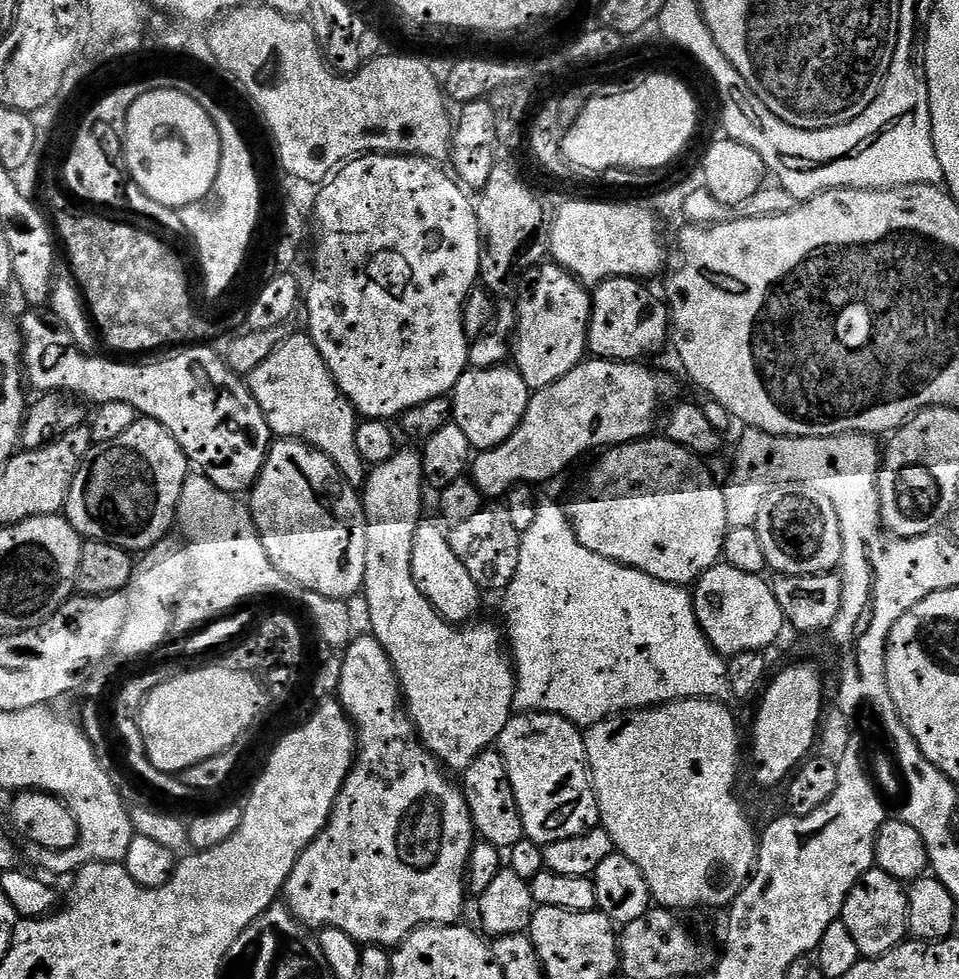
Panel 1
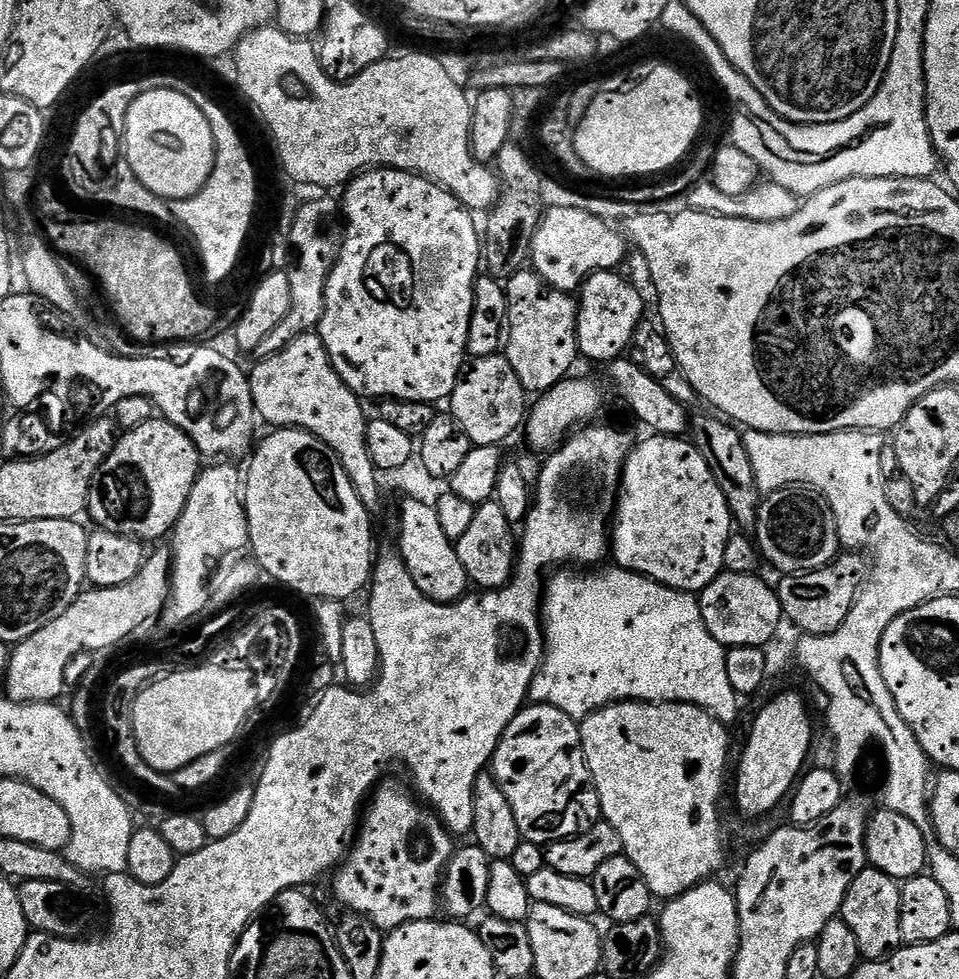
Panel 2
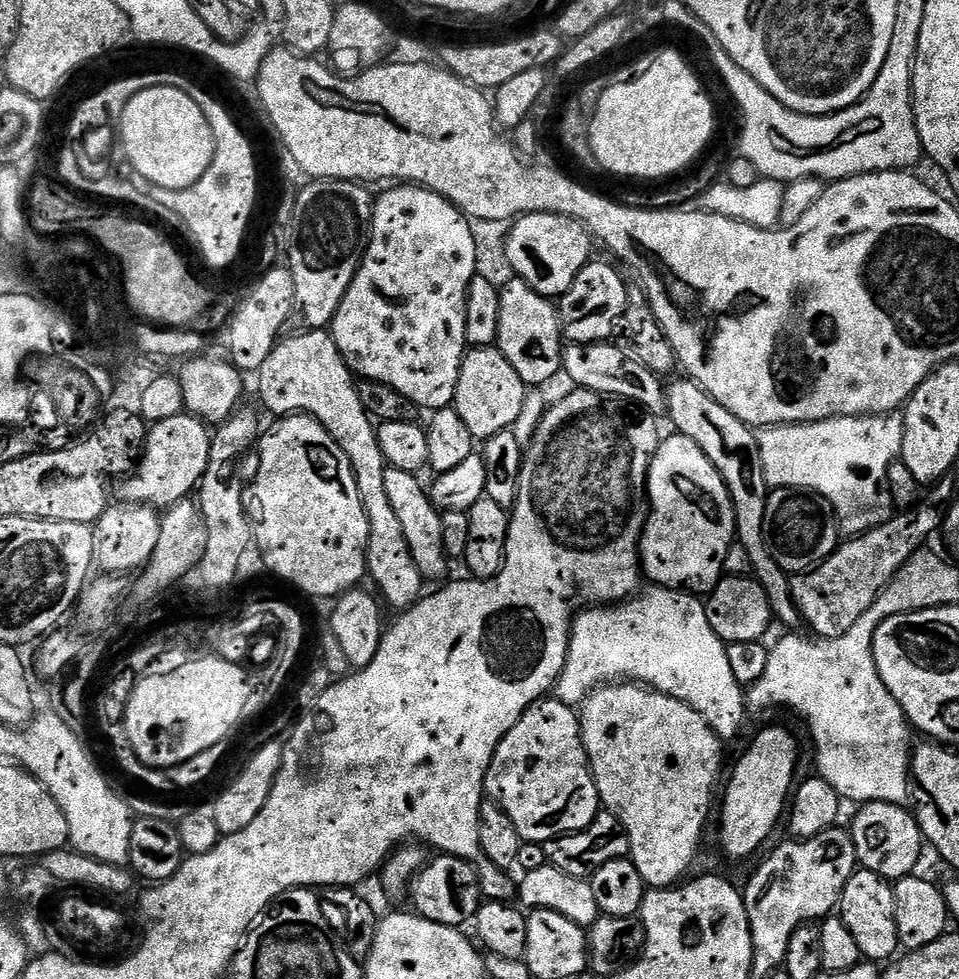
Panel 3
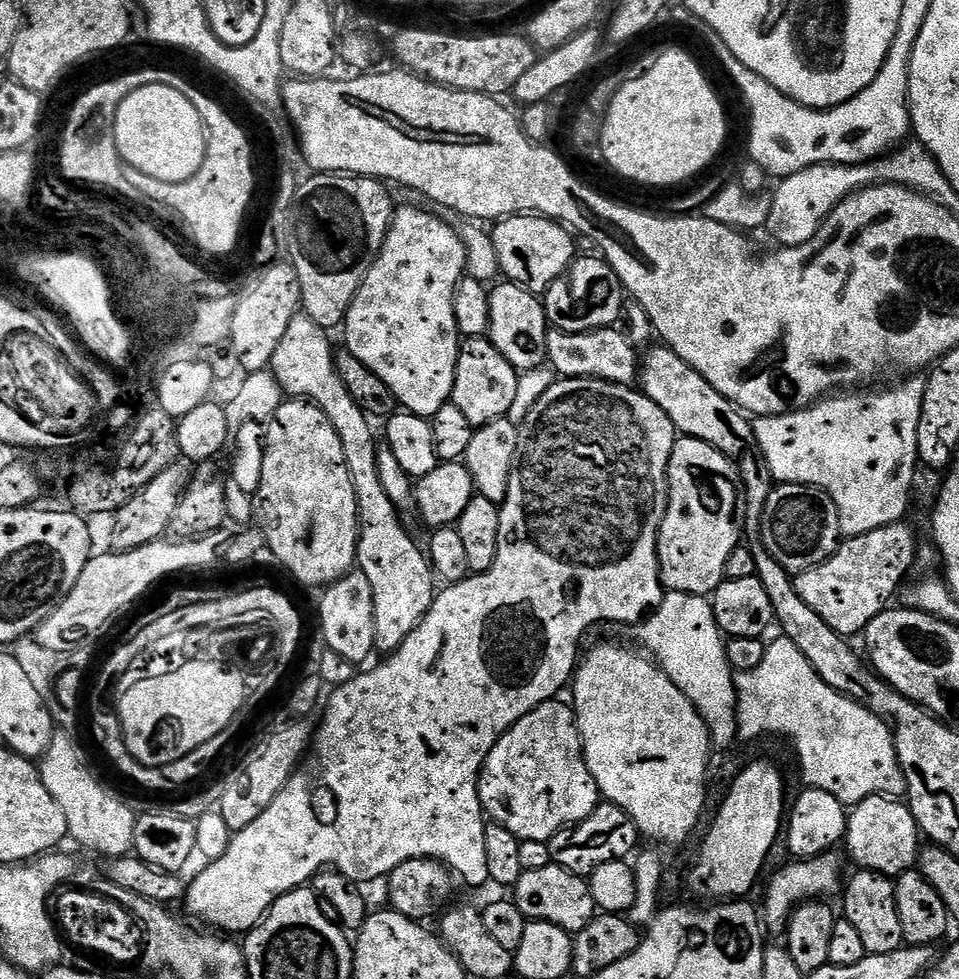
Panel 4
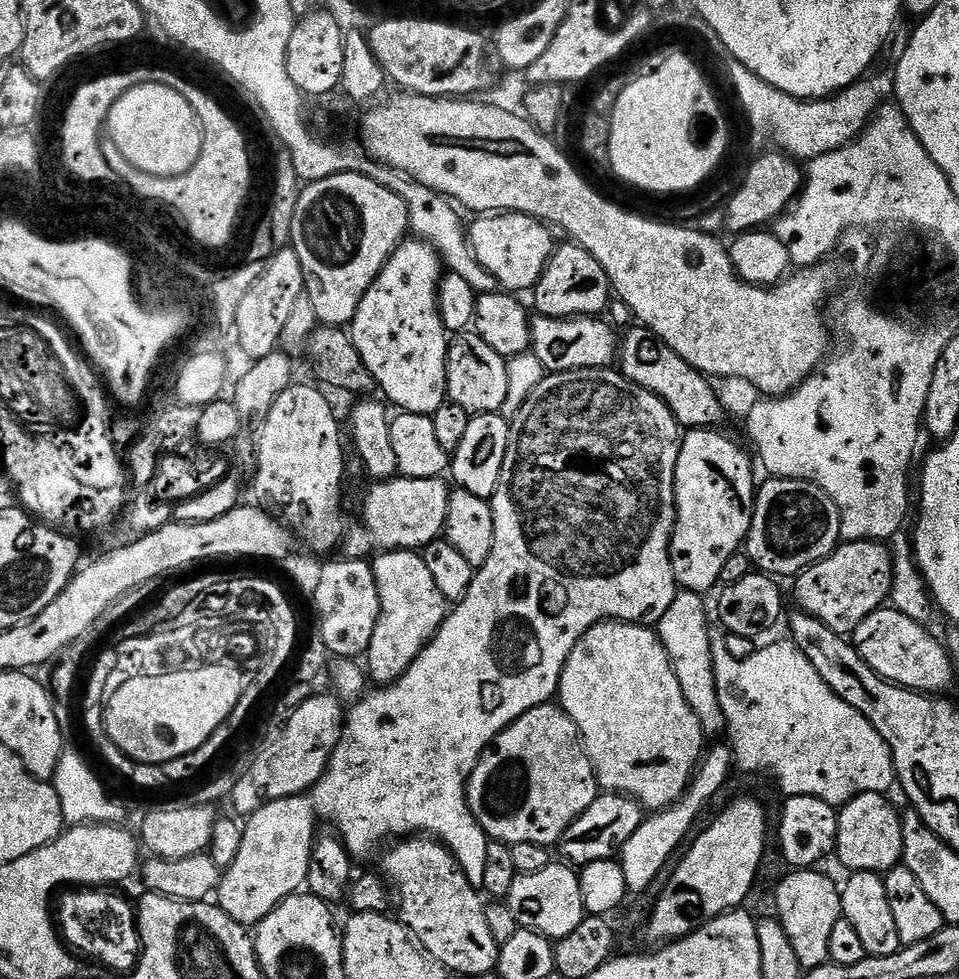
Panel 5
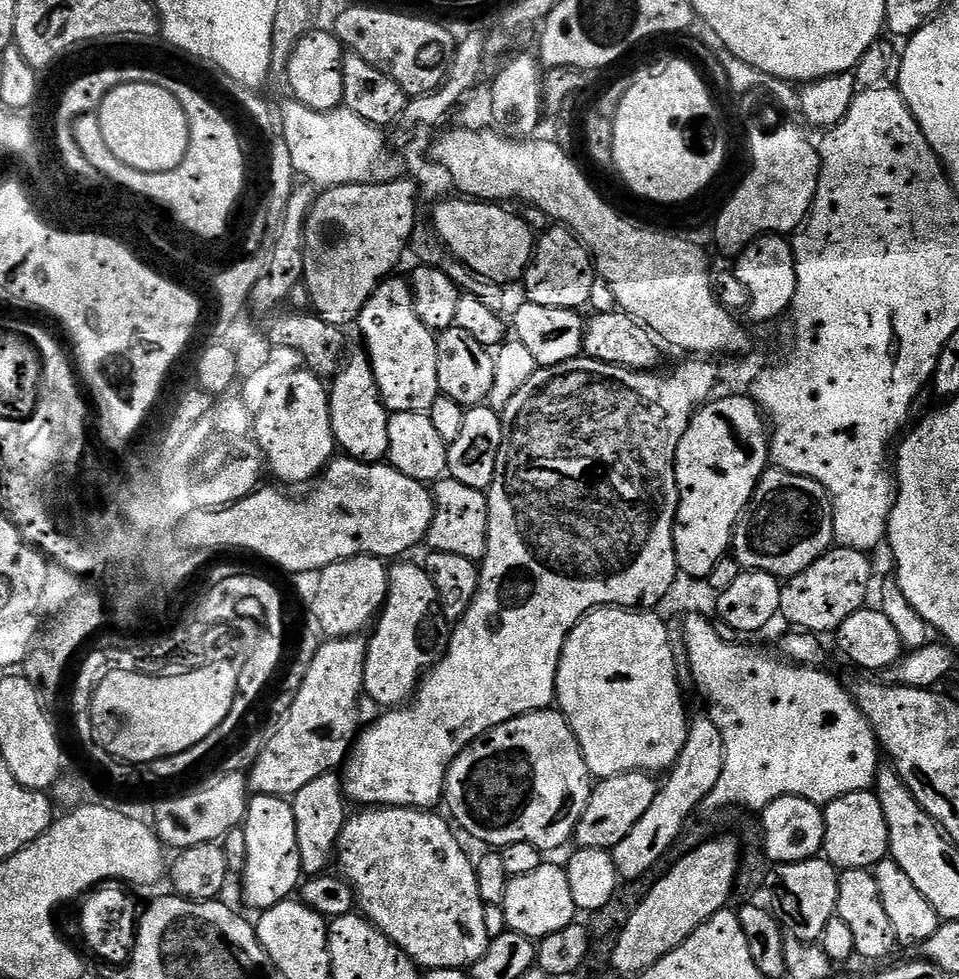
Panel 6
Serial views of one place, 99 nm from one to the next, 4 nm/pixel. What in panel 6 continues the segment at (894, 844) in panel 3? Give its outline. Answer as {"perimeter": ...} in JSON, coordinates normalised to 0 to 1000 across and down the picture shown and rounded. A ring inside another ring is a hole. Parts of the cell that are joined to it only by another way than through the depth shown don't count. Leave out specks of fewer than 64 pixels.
{"perimeter":[[[912,808],[892,809],[876,813],[873,817],[867,817],[859,825],[859,843],[861,852],[857,870],[863,882],[872,884],[873,888],[903,887],[909,889],[914,883],[927,877],[928,848],[924,844],[924,831],[920,827],[920,819],[913,814]]]}

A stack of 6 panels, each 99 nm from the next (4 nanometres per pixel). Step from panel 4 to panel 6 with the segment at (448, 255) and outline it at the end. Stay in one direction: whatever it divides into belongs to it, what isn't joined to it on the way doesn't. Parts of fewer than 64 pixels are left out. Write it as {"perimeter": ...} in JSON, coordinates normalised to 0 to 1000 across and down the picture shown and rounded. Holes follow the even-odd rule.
{"perimeter":[[[406,284],[390,296],[375,319],[373,334],[380,342],[377,348],[384,367],[388,370],[388,381],[396,399],[396,407],[406,422],[410,421],[445,421],[450,418],[455,408],[460,404],[457,394],[457,366],[455,365],[455,343],[440,329],[434,320],[430,307],[430,291],[424,285]]]}

